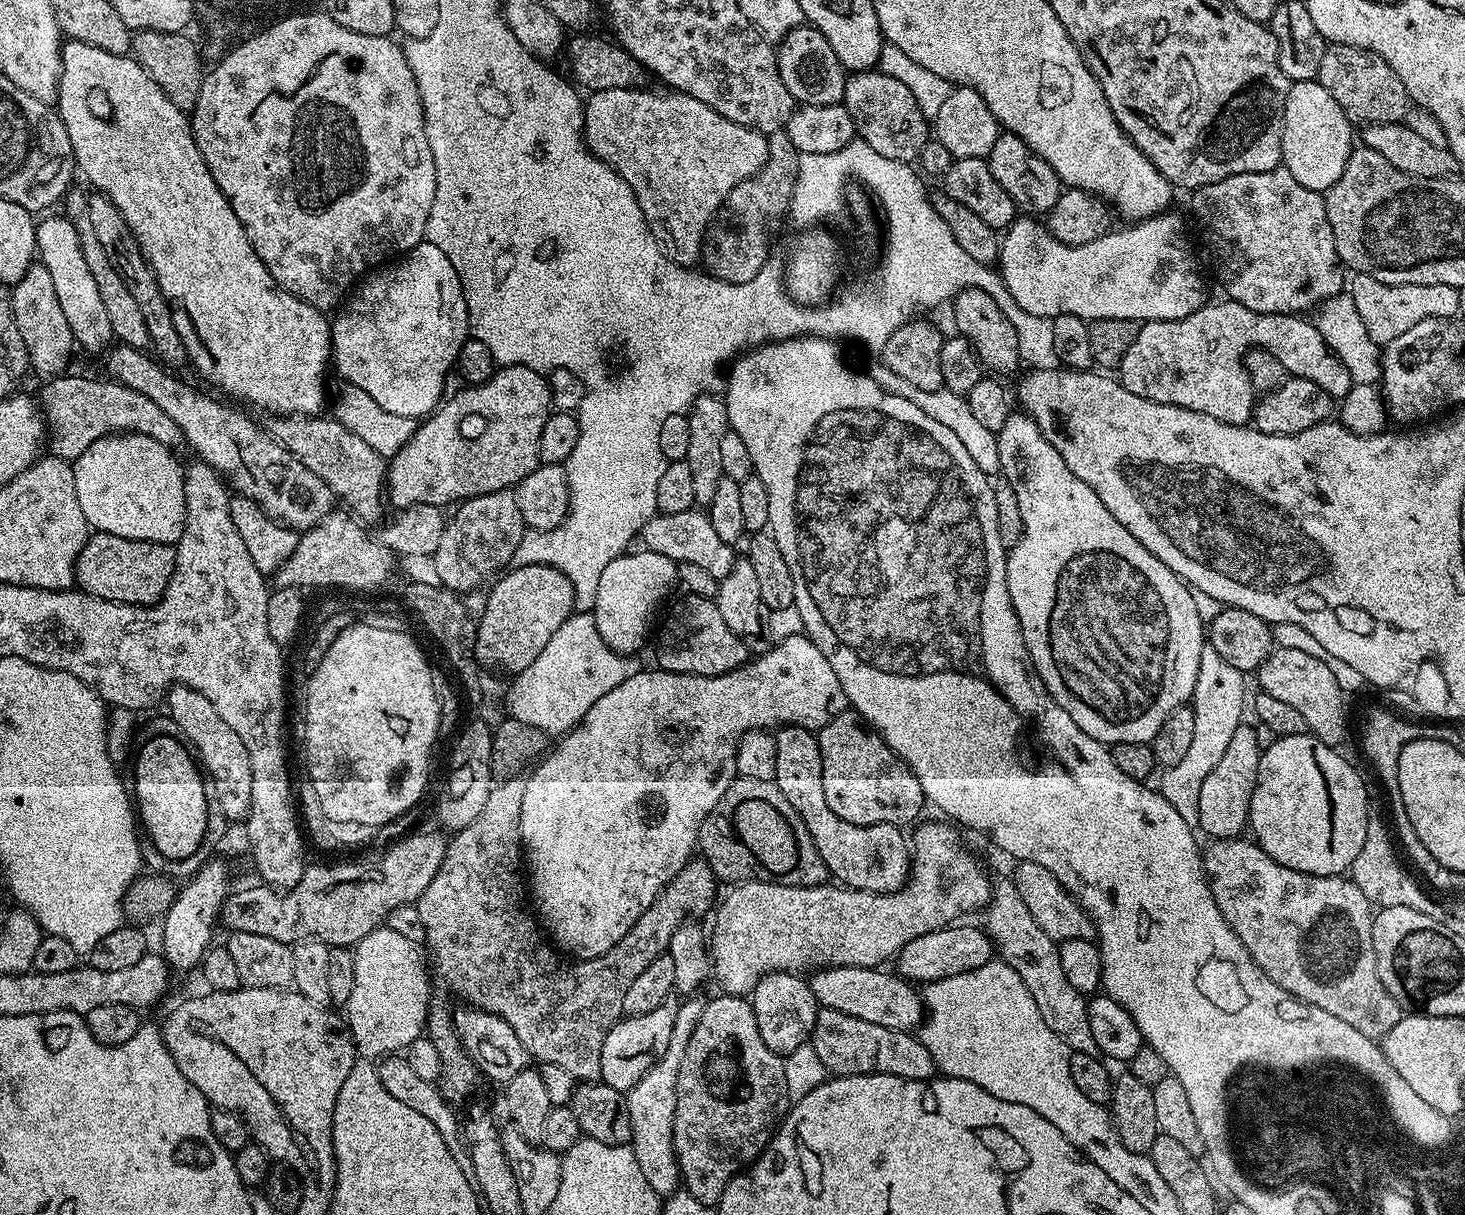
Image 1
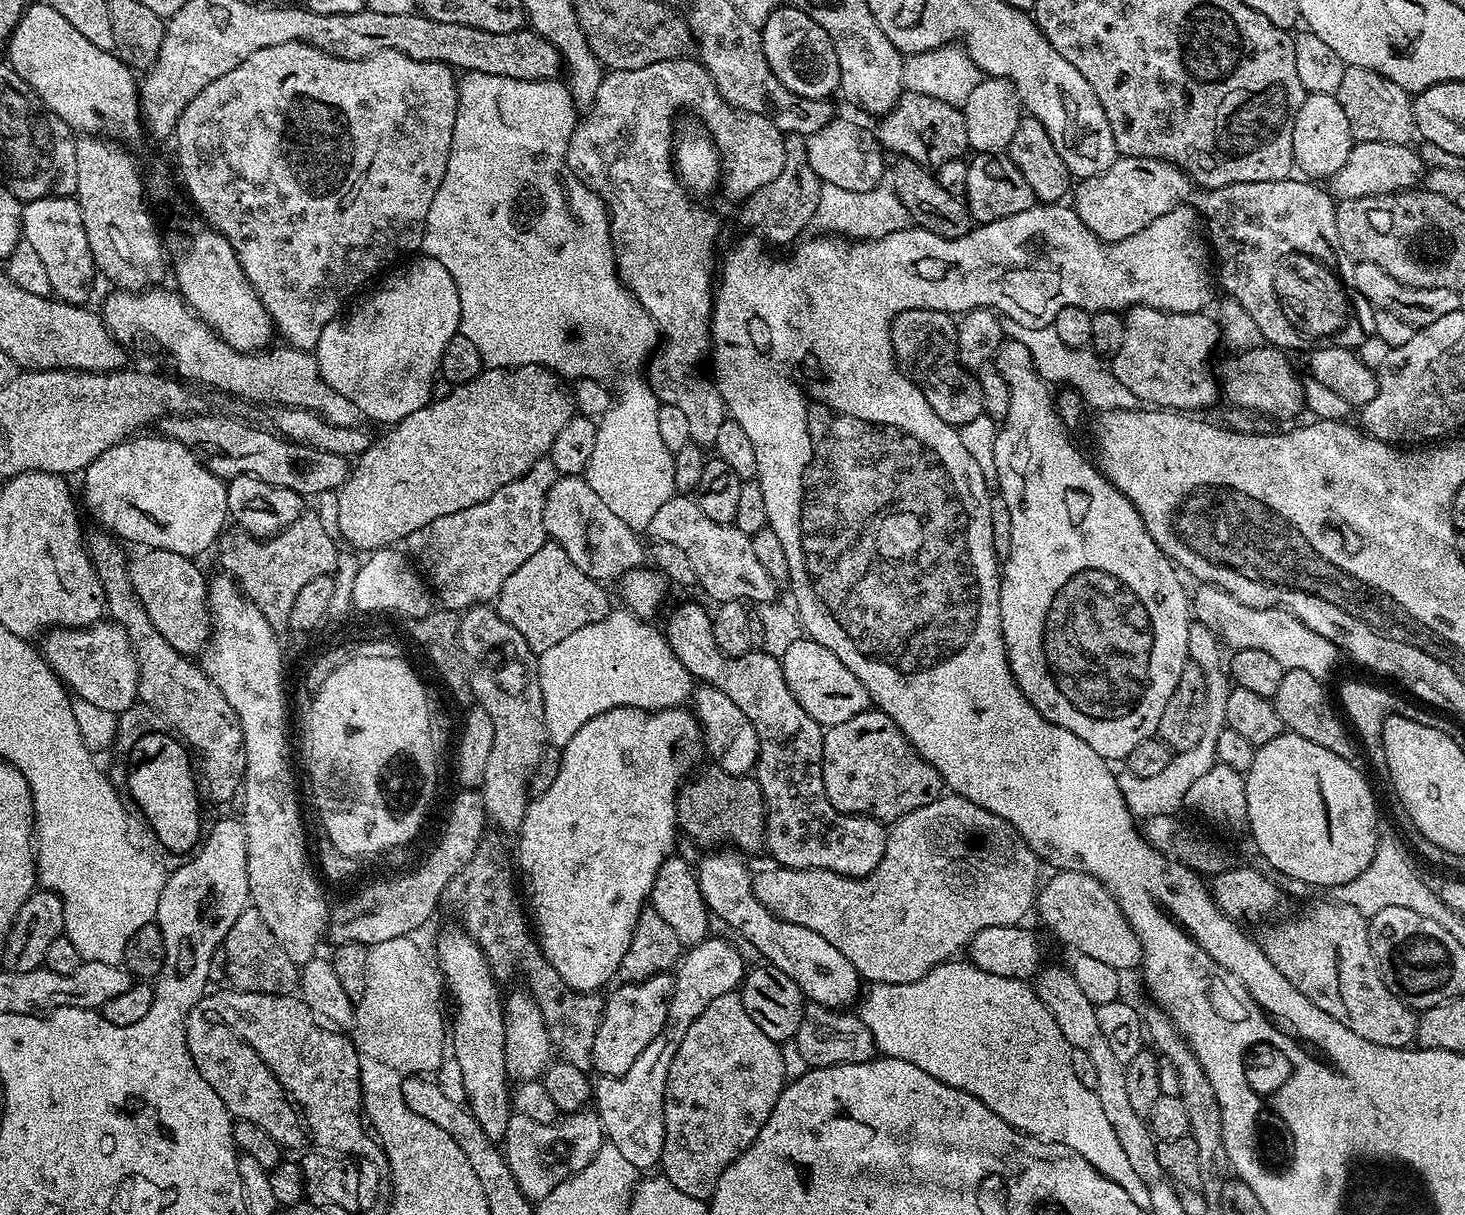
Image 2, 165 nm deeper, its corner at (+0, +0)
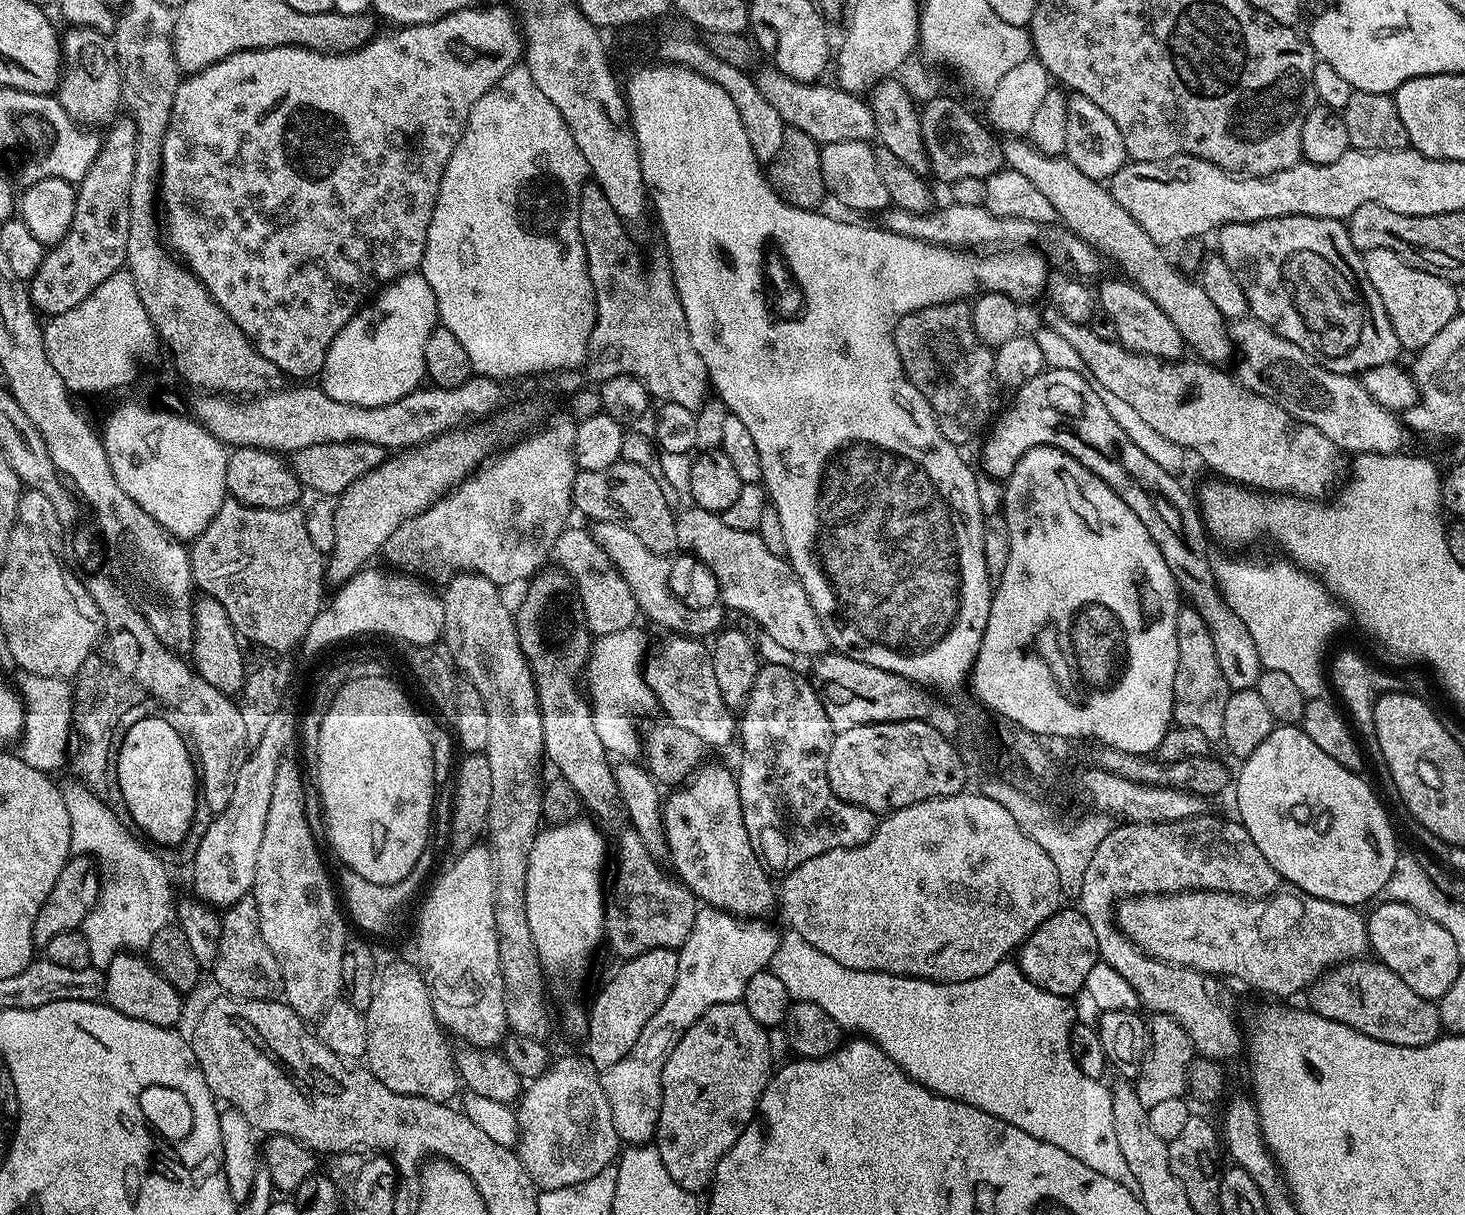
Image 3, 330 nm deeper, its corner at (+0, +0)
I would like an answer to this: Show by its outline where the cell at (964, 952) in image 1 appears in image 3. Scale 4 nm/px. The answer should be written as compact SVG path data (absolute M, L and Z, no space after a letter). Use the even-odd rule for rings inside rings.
M1076 906L1061 907L1059 912L1046 918L1046 922L1042 922L1034 934L1026 937L1018 949L1018 963L1024 977L1034 982L1034 986L1050 990L1050 994L1069 998L1075 997L1075 992L1083 993L1086 978L1099 960L1094 930L1090 930L1090 922L1086 922Z

